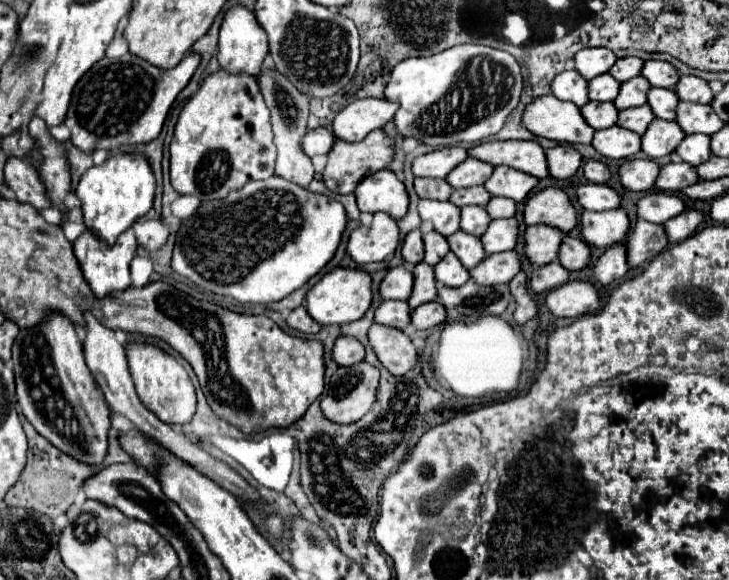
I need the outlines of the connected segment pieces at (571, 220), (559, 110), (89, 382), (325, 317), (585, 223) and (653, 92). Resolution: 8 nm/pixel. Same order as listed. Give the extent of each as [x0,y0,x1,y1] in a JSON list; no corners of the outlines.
[[523,187,577,233],[523,93,595,145],[13,315,111,467],[305,267,371,325],[579,209,629,247],[647,87,677,121]]

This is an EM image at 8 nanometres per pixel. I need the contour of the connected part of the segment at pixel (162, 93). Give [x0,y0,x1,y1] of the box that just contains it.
[65,51,201,151]

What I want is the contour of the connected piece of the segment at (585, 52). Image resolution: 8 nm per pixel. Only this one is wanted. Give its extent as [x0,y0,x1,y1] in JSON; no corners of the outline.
[573,47,617,81]

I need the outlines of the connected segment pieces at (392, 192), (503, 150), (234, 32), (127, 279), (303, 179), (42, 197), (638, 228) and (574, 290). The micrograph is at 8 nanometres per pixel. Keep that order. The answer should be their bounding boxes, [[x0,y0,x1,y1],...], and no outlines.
[[353,169,409,221],[469,141,549,179],[217,5,267,77],[73,229,137,297],[259,71,315,189],[5,159,51,213],[627,219,667,269],[545,281,599,319]]

